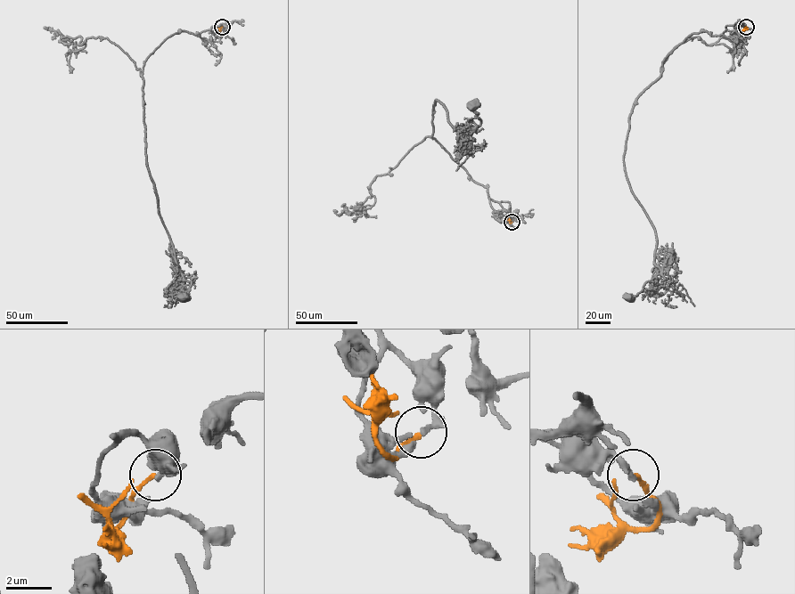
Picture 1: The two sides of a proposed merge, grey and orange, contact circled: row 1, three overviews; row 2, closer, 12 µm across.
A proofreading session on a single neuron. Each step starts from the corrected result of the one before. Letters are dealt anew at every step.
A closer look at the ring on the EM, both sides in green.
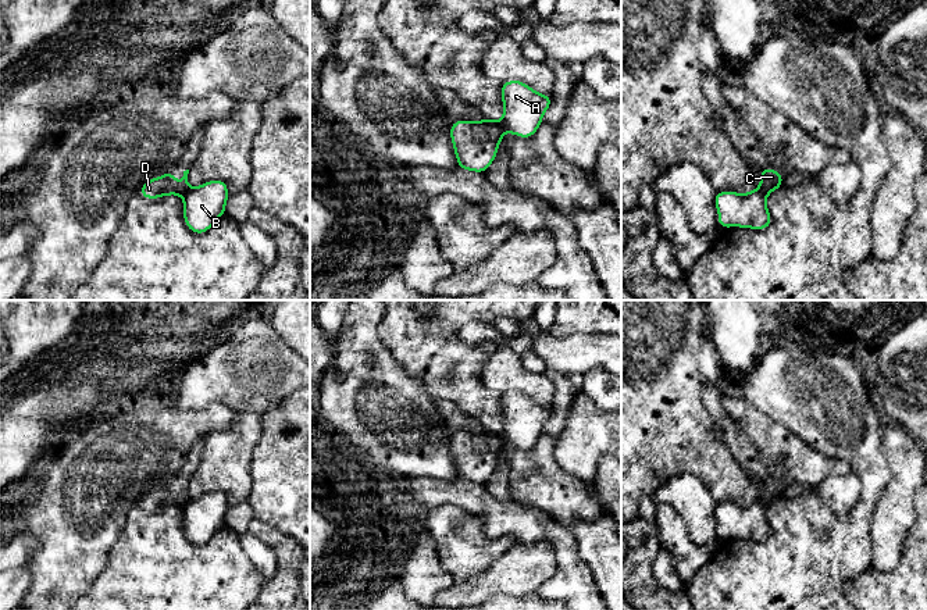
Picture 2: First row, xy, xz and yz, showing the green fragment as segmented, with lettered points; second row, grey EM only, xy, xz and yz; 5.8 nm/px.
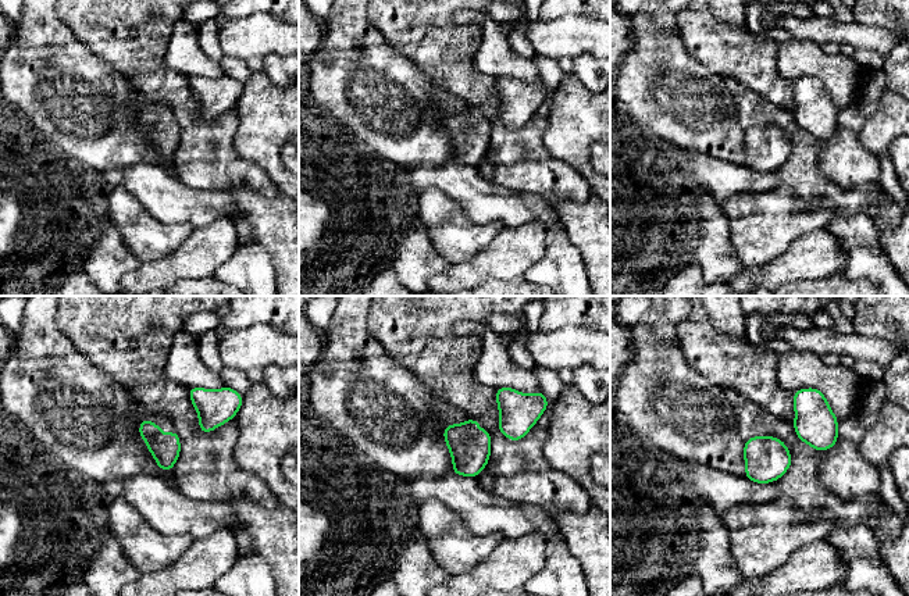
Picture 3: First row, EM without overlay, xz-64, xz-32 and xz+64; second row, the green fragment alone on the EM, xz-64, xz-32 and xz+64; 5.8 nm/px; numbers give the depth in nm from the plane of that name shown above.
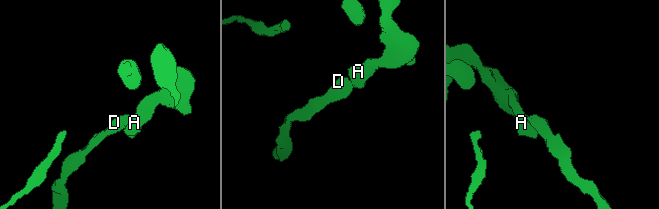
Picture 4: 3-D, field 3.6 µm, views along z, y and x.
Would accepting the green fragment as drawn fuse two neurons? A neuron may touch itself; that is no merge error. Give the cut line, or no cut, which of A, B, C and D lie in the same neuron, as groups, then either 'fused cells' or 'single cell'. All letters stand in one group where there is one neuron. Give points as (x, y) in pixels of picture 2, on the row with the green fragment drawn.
xz (496, 122), (503, 132) | A B / C D | fused cells

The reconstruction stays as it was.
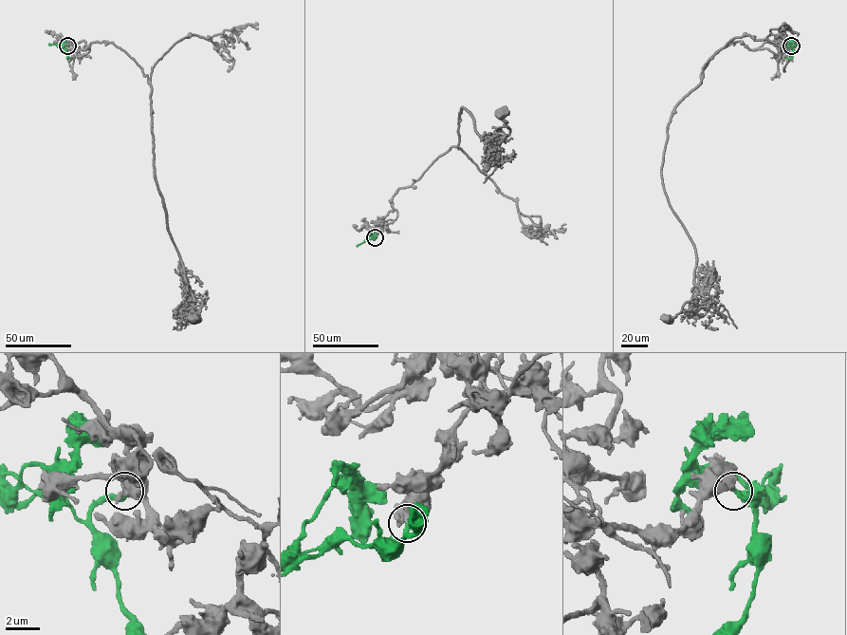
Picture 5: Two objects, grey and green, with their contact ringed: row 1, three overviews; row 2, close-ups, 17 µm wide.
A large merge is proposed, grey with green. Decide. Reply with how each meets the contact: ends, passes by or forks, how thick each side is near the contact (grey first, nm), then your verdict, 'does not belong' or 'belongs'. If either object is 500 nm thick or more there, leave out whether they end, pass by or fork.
650 nm thick on the grey side, 280 nm on the other; belongs

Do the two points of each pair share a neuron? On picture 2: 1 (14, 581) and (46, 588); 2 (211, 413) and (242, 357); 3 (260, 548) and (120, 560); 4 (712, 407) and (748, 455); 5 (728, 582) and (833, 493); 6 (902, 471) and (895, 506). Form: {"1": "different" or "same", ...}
{"1": "different", "2": "different", "3": "different", "4": "same", "5": "different", "6": "same"}

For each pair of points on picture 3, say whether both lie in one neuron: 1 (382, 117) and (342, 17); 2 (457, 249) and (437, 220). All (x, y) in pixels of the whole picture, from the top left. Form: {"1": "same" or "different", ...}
{"1": "same", "2": "same"}

